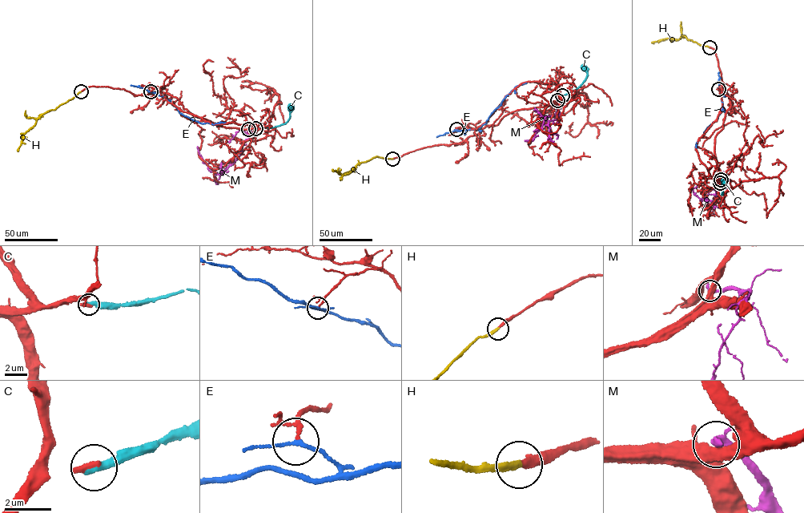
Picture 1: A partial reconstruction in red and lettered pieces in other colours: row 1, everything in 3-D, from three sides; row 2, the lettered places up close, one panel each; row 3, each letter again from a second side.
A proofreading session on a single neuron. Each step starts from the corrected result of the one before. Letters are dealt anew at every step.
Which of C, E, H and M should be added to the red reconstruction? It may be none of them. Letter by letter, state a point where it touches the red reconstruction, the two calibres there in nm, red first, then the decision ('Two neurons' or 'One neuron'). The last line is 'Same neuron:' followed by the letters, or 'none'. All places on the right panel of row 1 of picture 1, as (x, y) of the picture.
C: Touches red at (720, 183). Thickness 280 nm (red) against 420 nm. Two neurons
E: Touches red at (718, 89). Thickness 110 nm (red) against 120 nm. Two neurons
H: Touches red at (709, 47). Thickness 280 nm (red) against 280 nm. One neuron
M: Touches red at (721, 179). Thickness 500 nm (red) against 340 nm. Two neurons
Same neuron: H

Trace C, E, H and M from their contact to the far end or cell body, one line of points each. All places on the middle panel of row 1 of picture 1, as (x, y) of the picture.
C: (562, 95), (577, 88), (585, 79), (587, 74), (583, 64)
E: (456, 129), (480, 127), (516, 86), (526, 82)
H: (392, 159), (375, 157), (359, 163), (349, 173), (343, 175), (332, 169)
M: (557, 100), (561, 101), (557, 108), (557, 118), (549, 121), (544, 119), (533, 139), (524, 140)

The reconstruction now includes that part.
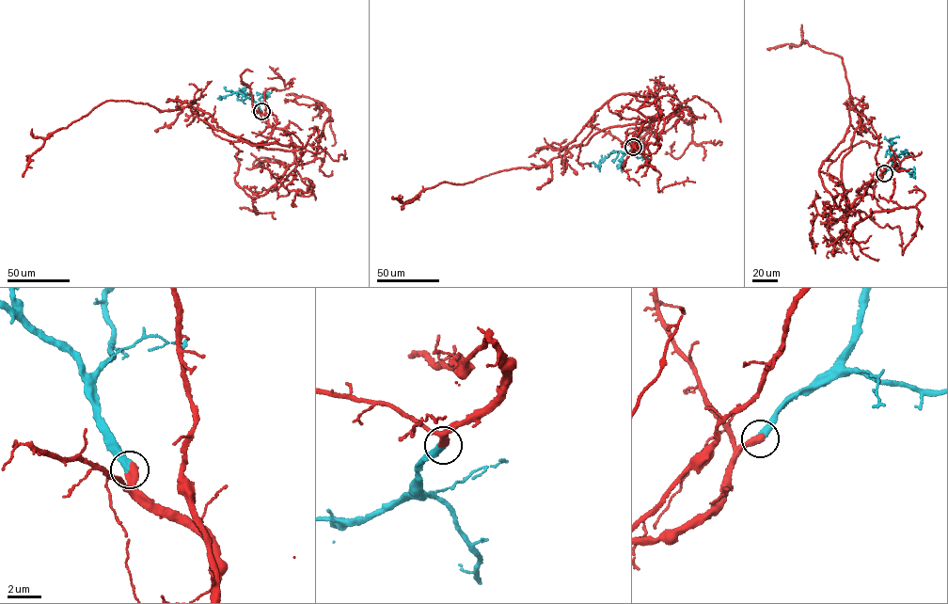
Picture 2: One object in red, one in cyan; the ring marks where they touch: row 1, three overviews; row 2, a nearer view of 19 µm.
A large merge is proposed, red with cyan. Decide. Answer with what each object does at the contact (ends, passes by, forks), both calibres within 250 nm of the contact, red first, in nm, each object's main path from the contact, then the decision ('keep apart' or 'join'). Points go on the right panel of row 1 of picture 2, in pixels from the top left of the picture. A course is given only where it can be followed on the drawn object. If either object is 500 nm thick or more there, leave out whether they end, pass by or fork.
550 nm thick on the red side, 460 nm on the other; red runs (885, 173), (848, 210), (841, 162), (850, 150), (860, 119), (842, 57), (804, 40), (766, 49); cyan runs (885, 173), (892, 165), (890, 142), (893, 142), (885, 136); join

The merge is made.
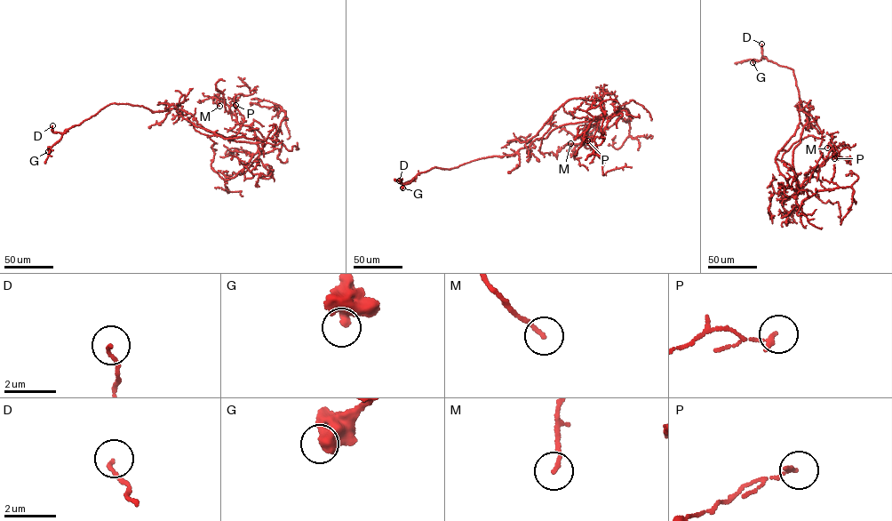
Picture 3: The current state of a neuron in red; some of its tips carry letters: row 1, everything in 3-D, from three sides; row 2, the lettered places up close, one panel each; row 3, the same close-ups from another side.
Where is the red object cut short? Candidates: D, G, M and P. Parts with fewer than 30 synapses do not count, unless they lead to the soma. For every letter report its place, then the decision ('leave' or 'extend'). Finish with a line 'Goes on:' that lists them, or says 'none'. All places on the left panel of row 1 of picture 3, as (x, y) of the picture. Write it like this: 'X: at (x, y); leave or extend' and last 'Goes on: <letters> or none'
D: at (52, 125); leave
G: at (48, 151); leave
M: at (219, 106); leave
P: at (235, 105); leave
Goes on: none

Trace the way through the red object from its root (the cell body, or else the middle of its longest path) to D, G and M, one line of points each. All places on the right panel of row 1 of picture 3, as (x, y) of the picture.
D: (794, 148), (800, 143), (808, 121), (793, 69), (762, 58), (761, 44)
G: (794, 148), (800, 143), (808, 121), (793, 69), (764, 57), (752, 62)
M: (794, 148), (792, 164), (799, 189), (814, 170), (832, 156), (831, 142), (827, 148)

